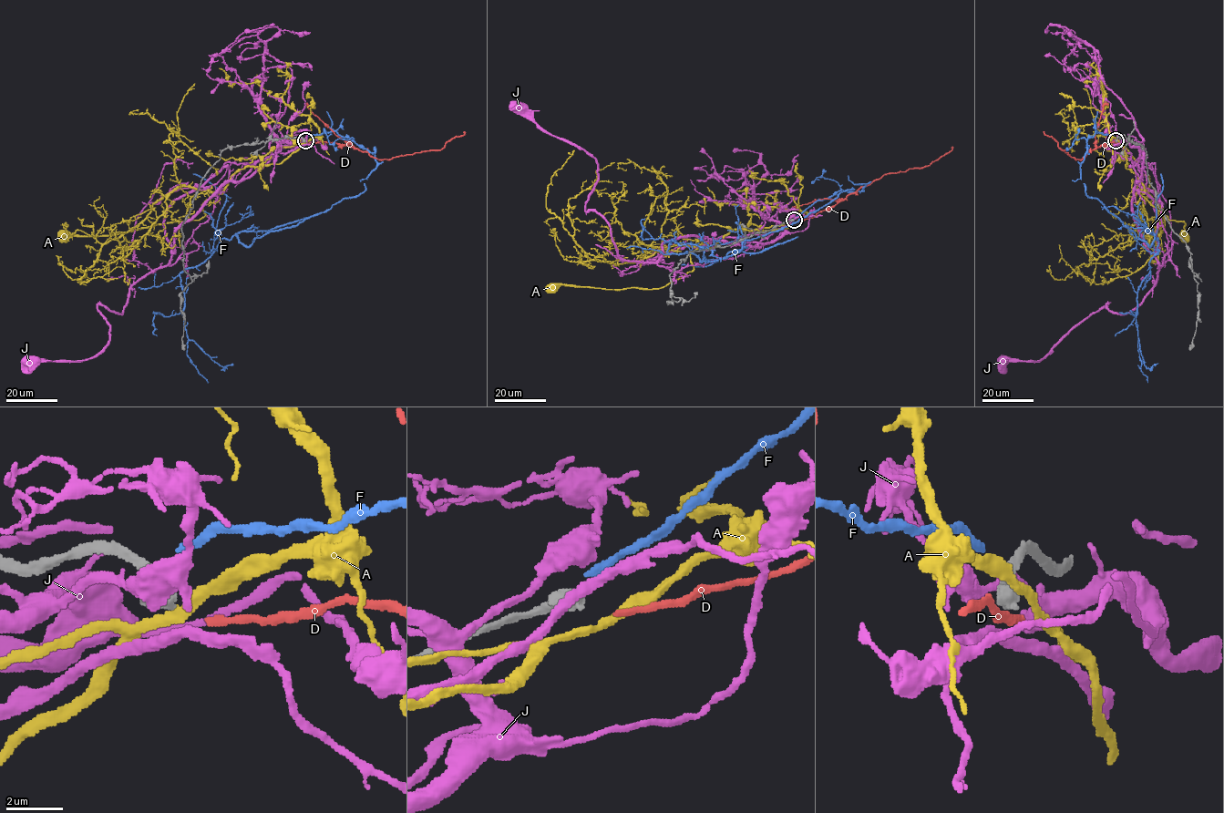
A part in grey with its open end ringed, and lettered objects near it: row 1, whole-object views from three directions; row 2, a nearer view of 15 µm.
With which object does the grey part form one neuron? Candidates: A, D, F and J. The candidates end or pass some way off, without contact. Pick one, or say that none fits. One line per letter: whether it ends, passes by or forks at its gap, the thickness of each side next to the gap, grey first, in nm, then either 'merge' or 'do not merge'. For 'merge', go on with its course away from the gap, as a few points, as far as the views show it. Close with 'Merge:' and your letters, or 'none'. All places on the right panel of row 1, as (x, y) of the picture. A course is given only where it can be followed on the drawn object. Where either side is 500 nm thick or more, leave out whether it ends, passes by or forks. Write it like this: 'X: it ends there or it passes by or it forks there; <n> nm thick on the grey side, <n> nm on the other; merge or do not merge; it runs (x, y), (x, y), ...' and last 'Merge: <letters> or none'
A: 650 nm thick on the grey side, 320 nm on the other; do not merge
D: 650 nm thick on the grey side, 240 nm on the other; do not merge
F: 650 nm thick on the grey side, 280 nm on the other; do not merge
J: 650 nm thick on the grey side, 600 nm on the other; do not merge
Merge: none

